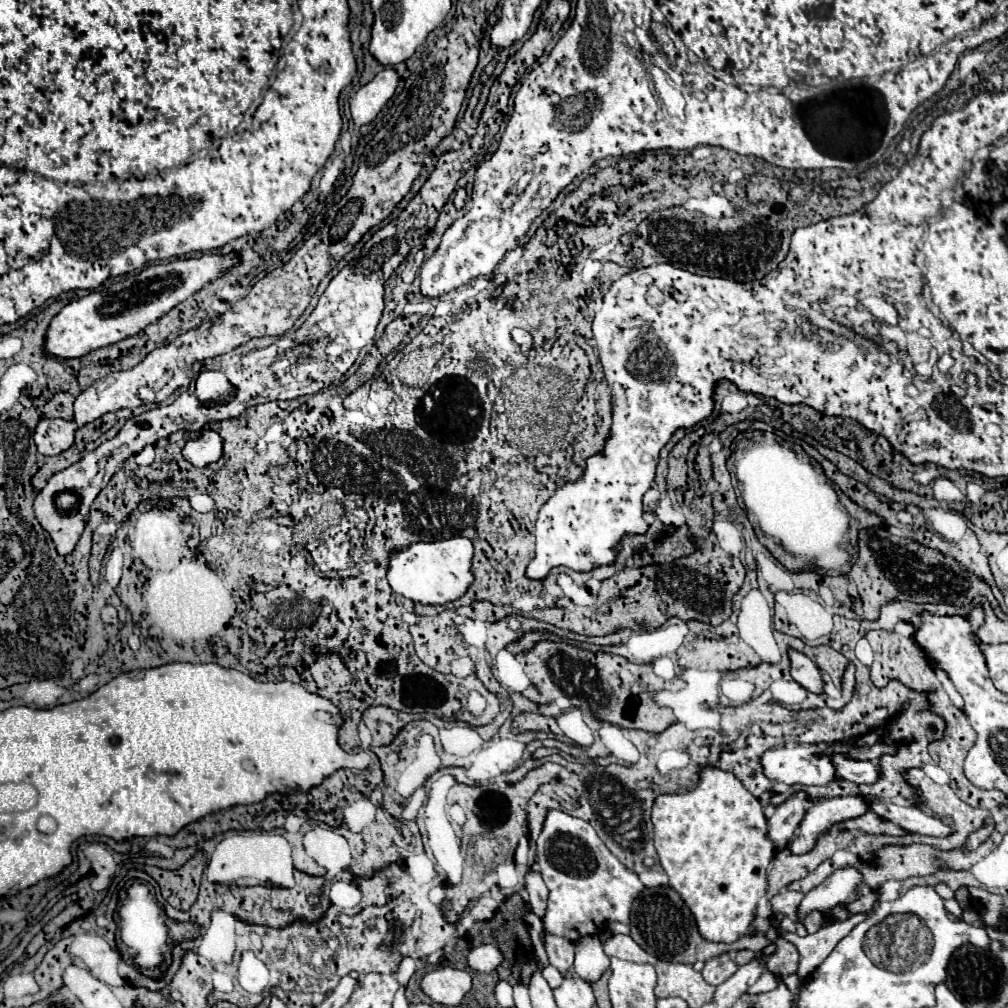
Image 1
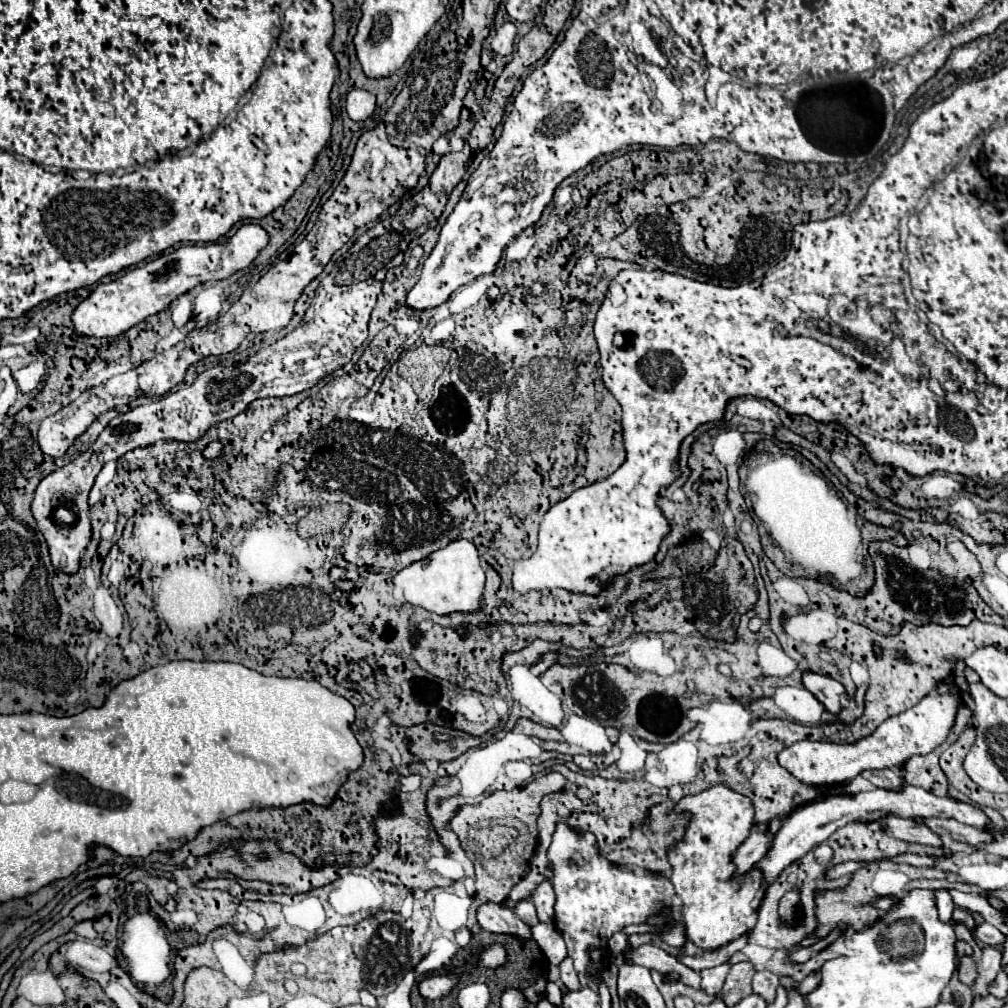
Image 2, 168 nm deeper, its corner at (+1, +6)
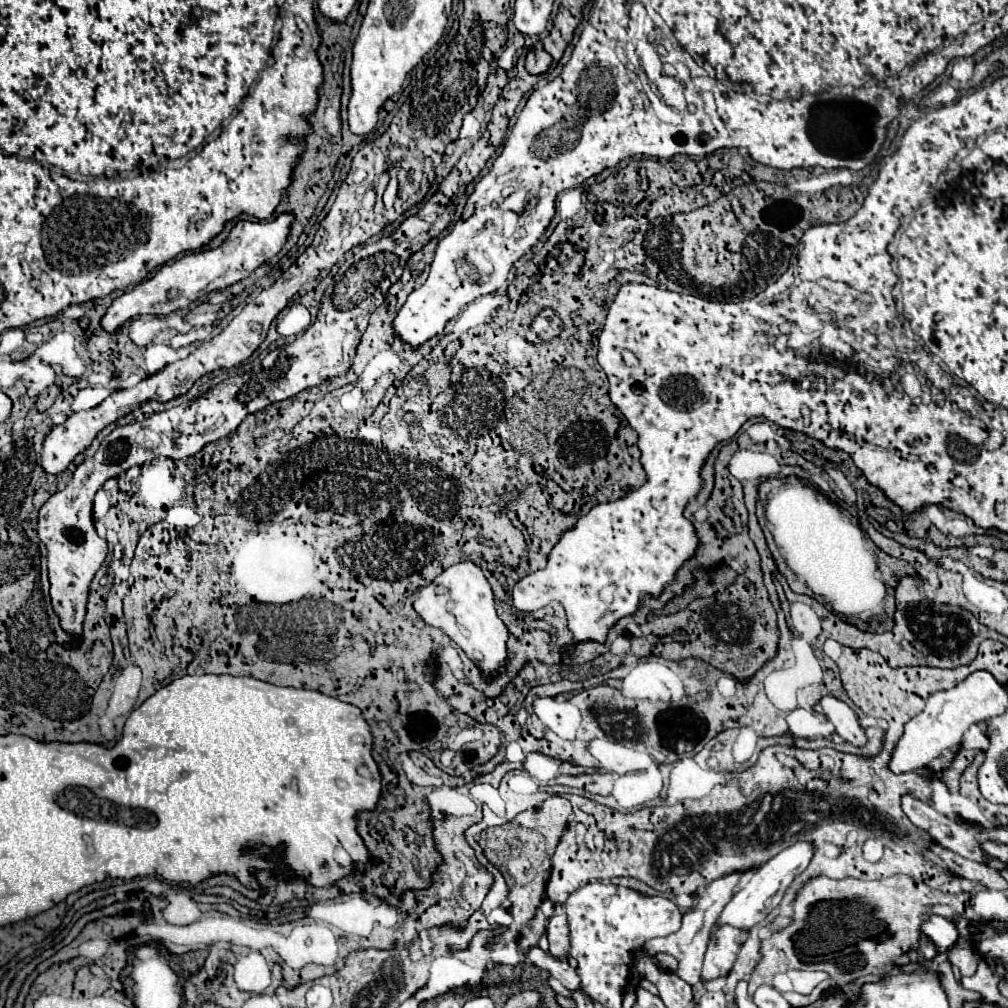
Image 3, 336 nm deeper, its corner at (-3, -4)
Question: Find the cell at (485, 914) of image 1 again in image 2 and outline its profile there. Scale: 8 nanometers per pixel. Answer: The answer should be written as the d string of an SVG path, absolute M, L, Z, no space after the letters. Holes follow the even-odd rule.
M485 902L477 908L477 920L483 930L513 934L523 940L531 938L531 930L519 918L515 918L513 910L507 910L507 902Z

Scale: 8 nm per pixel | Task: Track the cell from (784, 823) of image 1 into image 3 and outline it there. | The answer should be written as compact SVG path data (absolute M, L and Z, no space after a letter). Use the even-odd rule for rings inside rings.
M735 872L735 874L729 874L729 876L723 876L715 882L709 884L709 888L697 898L697 906L687 912L683 916L683 924L677 932L665 936L665 938L653 938L645 944L645 952L649 956L655 956L659 952L665 952L665 954L671 954L677 962L679 962L679 968L677 968L677 976L681 980L685 980L689 986L695 986L697 982L701 982L701 964L703 964L703 956L705 956L705 950L707 950L707 944L709 944L709 936L711 936L711 928L719 916L719 912L723 910L723 906L727 904L727 900L731 900L731 892L735 888L735 884L739 882L741 878L741 872Z

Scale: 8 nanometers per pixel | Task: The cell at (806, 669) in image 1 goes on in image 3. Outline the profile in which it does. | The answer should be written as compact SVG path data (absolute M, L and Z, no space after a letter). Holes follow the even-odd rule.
M825 696L825 698L821 698L821 708L823 708L827 720L835 726L835 732L843 740L851 742L853 746L865 746L867 744L865 730L859 726L855 712L845 702L841 702L833 696Z

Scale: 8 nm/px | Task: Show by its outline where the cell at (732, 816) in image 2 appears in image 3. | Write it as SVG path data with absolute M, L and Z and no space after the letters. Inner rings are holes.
M723 926L723 928L713 928L709 948L705 952L705 962L703 962L703 972L701 980L715 980L721 976L727 976L735 964L737 952L739 952L739 938L747 936L747 932L739 932L737 928Z

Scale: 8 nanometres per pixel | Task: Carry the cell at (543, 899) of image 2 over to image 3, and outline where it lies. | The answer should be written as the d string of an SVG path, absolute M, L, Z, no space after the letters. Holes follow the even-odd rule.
M557 910L555 916L549 920L547 924L547 938L551 944L551 954L557 960L567 962L569 958L569 924L567 924L567 916L563 910Z

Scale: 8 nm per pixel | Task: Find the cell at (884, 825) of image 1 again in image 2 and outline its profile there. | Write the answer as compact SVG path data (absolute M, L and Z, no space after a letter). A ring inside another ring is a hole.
M887 816L887 818L881 818L879 822L885 822L885 830L889 830L899 840L919 842L919 844L927 844L927 846L943 846L941 838L935 832L931 832L923 824L917 824L915 820Z

